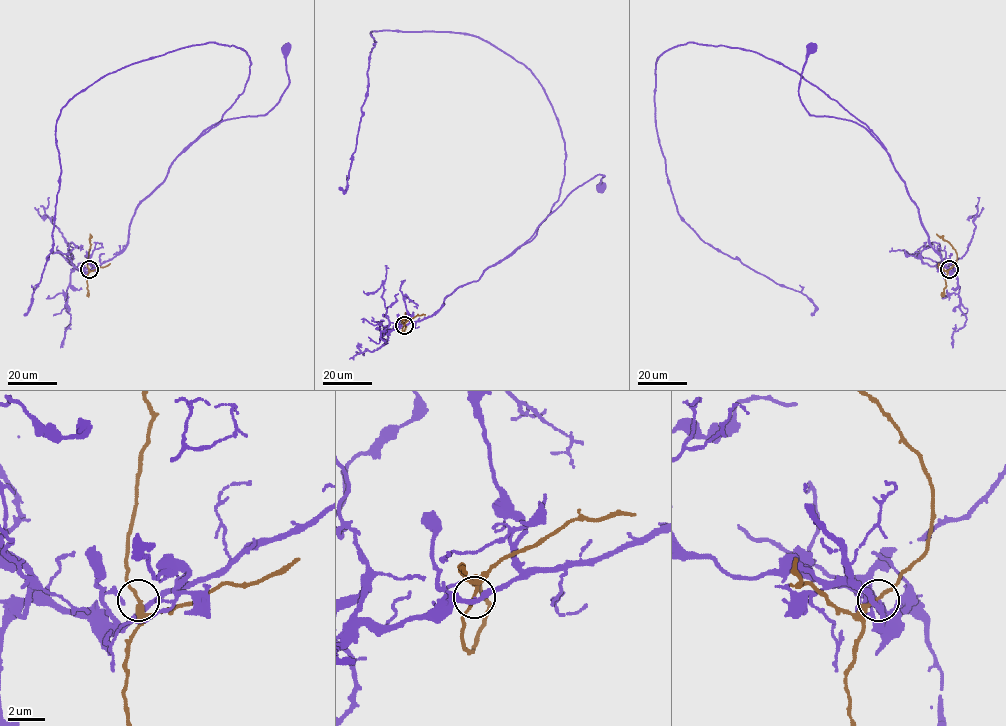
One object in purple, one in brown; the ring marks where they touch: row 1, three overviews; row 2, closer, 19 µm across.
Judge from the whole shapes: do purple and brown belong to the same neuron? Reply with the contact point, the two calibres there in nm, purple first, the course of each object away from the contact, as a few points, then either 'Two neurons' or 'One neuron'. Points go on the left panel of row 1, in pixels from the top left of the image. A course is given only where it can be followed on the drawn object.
Place: (89, 269). Thickness 200 nm (purple) against 190 nm. Course of purple: (89, 269), (125, 248), (135, 208), (179, 155), (222, 121), (263, 115), (278, 102), (289, 83), (285, 46). Course of brown: (89, 269), (90, 233). One neuron

